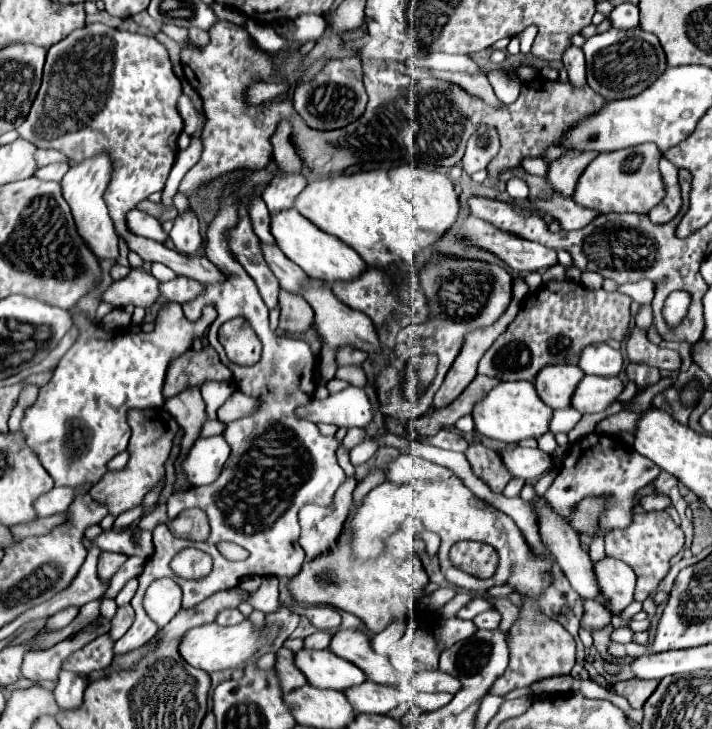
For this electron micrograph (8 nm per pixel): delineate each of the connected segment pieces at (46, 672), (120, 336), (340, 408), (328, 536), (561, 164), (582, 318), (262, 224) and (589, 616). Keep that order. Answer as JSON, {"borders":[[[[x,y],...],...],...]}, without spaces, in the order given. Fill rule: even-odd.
{"borders":[[[[98,616],[92,624],[88,624],[80,632],[72,634],[70,638],[58,642],[56,646],[42,650],[42,652],[28,652],[24,656],[22,676],[28,680],[34,680],[34,682],[44,682],[44,680],[56,682],[64,660],[68,656],[72,656],[76,650],[84,648],[94,638],[106,634],[108,630],[110,630],[110,620],[106,620],[104,616]]],[[[167,304],[159,311],[155,320],[154,332],[132,332],[132,330],[102,330],[100,322],[90,318],[86,312],[72,312],[72,326],[78,330],[78,338],[72,348],[64,354],[56,366],[50,382],[40,388],[38,400],[26,408],[20,432],[26,440],[26,446],[34,450],[46,472],[52,476],[56,486],[78,486],[84,482],[98,482],[108,470],[108,462],[127,449],[131,430],[127,423],[128,410],[146,410],[160,408],[164,404],[162,388],[166,370],[172,358],[186,354],[196,338],[202,338],[208,326],[216,319],[216,309],[205,306],[198,322],[190,322],[178,304]]],[[[348,386],[342,392],[330,394],[326,400],[310,400],[306,406],[298,408],[298,416],[314,424],[326,422],[346,428],[366,428],[374,420],[374,410],[364,390]]],[[[346,478],[332,506],[328,508],[314,506],[314,504],[302,506],[302,510],[298,512],[298,522],[302,526],[300,546],[304,548],[306,558],[318,558],[322,554],[328,554],[334,548],[334,544],[338,542],[338,536],[344,530],[344,522],[352,512],[354,488],[356,488],[356,480]]],[[[570,150],[570,154],[564,154],[562,158],[558,158],[558,162],[550,164],[548,182],[562,194],[572,196],[578,184],[578,178],[582,176],[582,172],[586,170],[586,166],[592,162],[594,156],[596,152],[594,154],[574,154],[574,150]]],[[[548,282],[544,288],[530,292],[516,314],[514,322],[500,334],[478,364],[478,374],[496,376],[500,380],[534,382],[538,370],[550,364],[578,364],[586,346],[604,344],[608,340],[622,342],[630,330],[632,300],[620,292],[592,292],[578,282]]],[[[256,198],[254,202],[250,202],[250,220],[252,220],[254,232],[260,238],[260,242],[276,246],[274,236],[270,234],[270,212],[262,198]]],[[[588,600],[588,602],[584,604],[584,616],[582,616],[580,628],[590,630],[590,632],[602,630],[602,628],[606,628],[606,626],[610,624],[610,618],[612,618],[612,614],[610,614],[600,602]]]]}

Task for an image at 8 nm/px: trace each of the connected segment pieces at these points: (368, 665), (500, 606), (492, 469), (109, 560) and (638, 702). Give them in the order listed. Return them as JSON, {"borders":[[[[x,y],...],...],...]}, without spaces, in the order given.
{"borders":[[[[340,628],[332,636],[328,648],[336,656],[362,668],[372,682],[378,682],[378,684],[396,684],[398,682],[398,672],[390,666],[390,662],[386,662],[382,656],[378,656],[372,650],[370,640],[360,630]]],[[[496,600],[494,606],[496,606],[496,610],[498,610],[500,616],[502,616],[498,628],[500,628],[500,630],[508,630],[508,628],[514,624],[516,616],[518,616],[518,606],[516,606],[514,602],[510,602],[510,600]]],[[[482,444],[470,446],[466,452],[466,458],[472,466],[472,472],[484,480],[492,492],[502,492],[504,486],[510,482],[510,472],[506,466],[502,466],[498,454],[492,448],[486,448]]],[[[114,552],[100,554],[100,558],[98,558],[98,578],[108,582],[126,560],[128,560],[126,554],[114,554]]],[[[620,680],[616,684],[612,684],[612,690],[620,696],[624,696],[632,708],[642,708],[646,698],[656,690],[658,680]]]]}

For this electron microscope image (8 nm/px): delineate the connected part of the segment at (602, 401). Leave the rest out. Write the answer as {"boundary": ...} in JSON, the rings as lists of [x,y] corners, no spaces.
{"boundary":[[[584,376],[572,396],[572,408],[582,414],[596,414],[604,412],[610,404],[618,402],[618,396],[624,392],[624,382],[620,378],[604,378],[604,376]]]}

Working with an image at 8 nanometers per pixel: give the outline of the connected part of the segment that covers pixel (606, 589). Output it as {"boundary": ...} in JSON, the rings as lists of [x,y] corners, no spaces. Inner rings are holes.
{"boundary":[[[604,558],[594,564],[600,590],[612,600],[612,612],[620,614],[632,600],[636,590],[636,574],[628,564],[614,558]]]}

